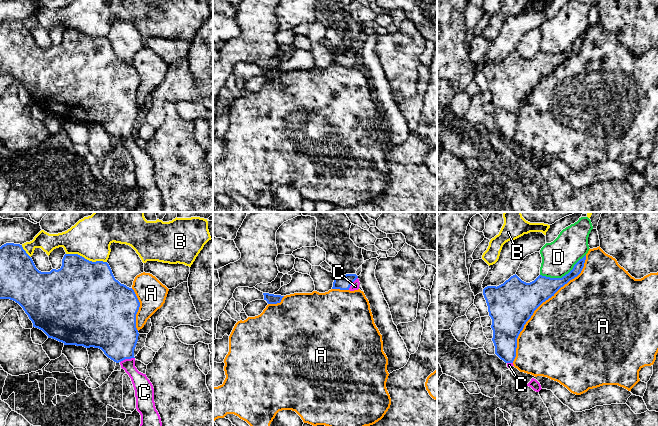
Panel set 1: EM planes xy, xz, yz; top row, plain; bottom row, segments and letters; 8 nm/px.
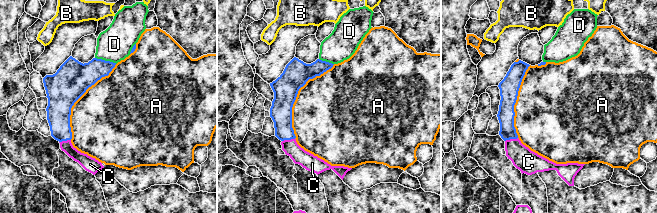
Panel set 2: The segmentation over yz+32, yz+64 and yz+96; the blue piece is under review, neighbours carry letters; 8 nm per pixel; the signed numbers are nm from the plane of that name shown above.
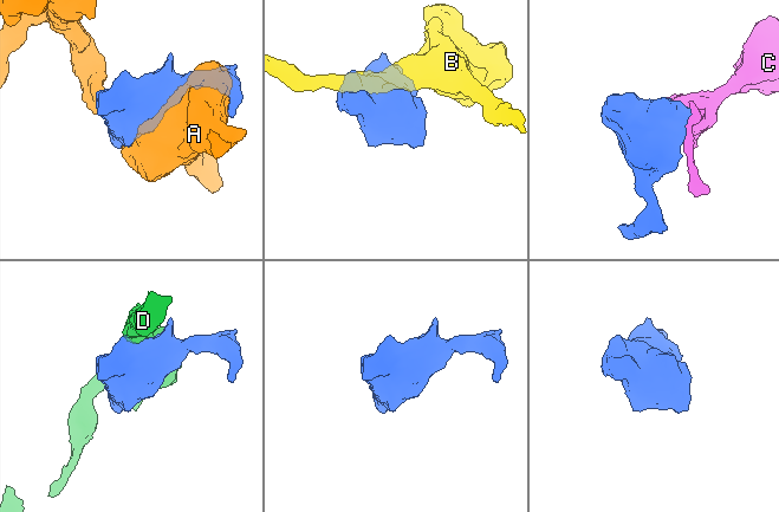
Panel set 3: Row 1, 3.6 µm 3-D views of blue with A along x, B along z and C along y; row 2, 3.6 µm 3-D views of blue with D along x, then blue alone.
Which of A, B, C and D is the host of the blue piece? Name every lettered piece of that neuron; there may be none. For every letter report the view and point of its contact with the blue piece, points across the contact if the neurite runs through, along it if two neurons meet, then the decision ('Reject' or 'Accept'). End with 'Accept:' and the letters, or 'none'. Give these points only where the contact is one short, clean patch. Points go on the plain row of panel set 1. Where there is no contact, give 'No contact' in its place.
A: Touches blue at yz (540, 80). Reject
B: Touches blue at xy (86, 35). Reject
C: Touches blue at xy (127, 134). Path across: xy (114, 107), (127, 134), (129, 144), (142, 161). Accept
D: Touches blue at yz (563, 52). Reject
Accept: C

